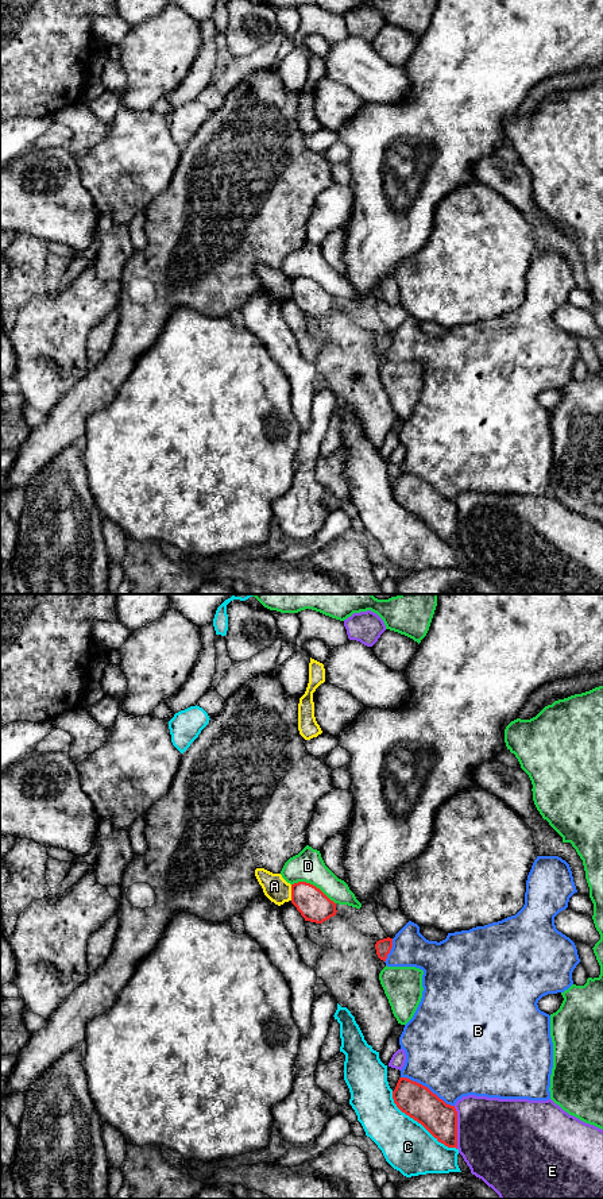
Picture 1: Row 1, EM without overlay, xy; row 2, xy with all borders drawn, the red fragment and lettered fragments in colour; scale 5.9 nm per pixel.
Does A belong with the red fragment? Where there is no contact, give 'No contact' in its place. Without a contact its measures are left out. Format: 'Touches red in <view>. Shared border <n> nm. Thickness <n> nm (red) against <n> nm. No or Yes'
Touches red in xy. Shared border 100 nm. Thickness 190 nm (red) against 150 nm. No

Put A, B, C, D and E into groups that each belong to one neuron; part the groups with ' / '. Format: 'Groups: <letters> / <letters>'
Groups: A / B / C / D / E

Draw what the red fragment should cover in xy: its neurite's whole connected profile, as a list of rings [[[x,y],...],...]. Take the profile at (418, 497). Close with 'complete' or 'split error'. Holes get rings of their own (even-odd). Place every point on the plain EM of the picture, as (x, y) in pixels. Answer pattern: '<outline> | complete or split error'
[[[399,473],[393,494],[397,502],[421,518],[438,537],[457,544],[457,506],[428,482]]] | complete

